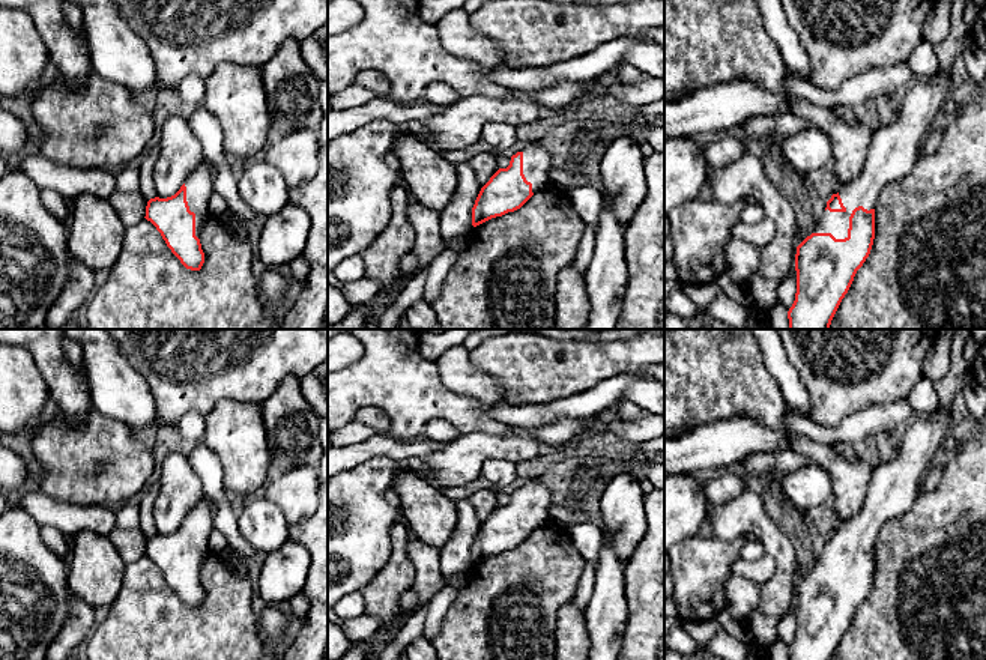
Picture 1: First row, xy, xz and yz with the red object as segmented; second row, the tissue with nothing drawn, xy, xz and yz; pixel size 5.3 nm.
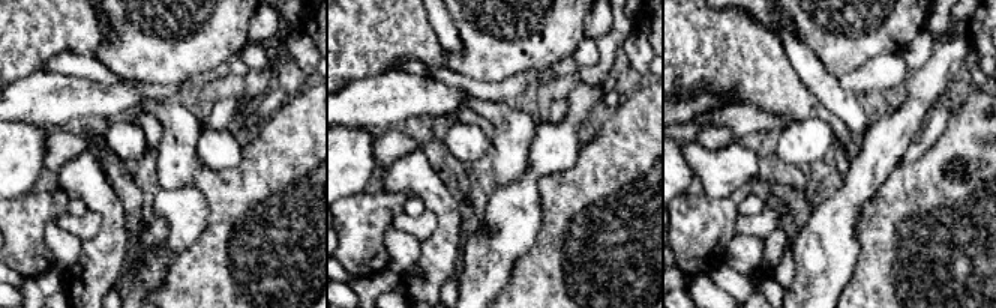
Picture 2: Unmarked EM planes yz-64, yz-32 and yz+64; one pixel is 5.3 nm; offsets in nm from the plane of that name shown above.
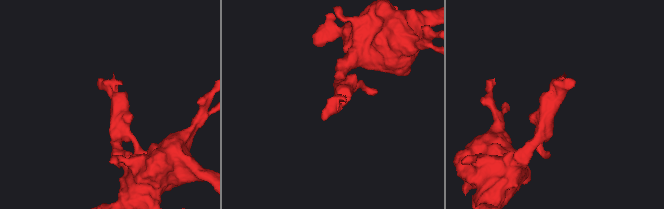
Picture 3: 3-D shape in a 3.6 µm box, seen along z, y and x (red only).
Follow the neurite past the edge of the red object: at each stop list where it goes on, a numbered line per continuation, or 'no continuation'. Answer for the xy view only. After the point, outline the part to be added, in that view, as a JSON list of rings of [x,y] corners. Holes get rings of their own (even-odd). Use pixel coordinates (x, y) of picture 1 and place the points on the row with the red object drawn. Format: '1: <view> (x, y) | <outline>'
1: xy (199, 187) | [[[204,158],[200,165],[185,179],[186,201],[195,213],[195,236],[200,238],[201,227],[209,218],[209,198],[212,194],[210,161]]]

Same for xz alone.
1: xz (537, 164) | [[[529,143],[523,150],[523,174],[532,183],[532,192],[538,192],[549,183],[552,159],[547,150],[538,143]]]

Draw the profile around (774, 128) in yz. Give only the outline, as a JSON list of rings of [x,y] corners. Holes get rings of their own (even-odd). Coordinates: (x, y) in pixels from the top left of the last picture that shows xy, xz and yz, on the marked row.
[[[785,114],[779,117],[759,116],[746,120],[738,134],[741,138],[759,138],[767,137],[770,141],[782,141],[785,137],[815,128],[806,119],[795,114]]]

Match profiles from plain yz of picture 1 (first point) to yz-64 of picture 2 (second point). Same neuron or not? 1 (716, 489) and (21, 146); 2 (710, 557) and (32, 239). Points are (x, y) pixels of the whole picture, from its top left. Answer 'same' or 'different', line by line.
1: different
2: same

